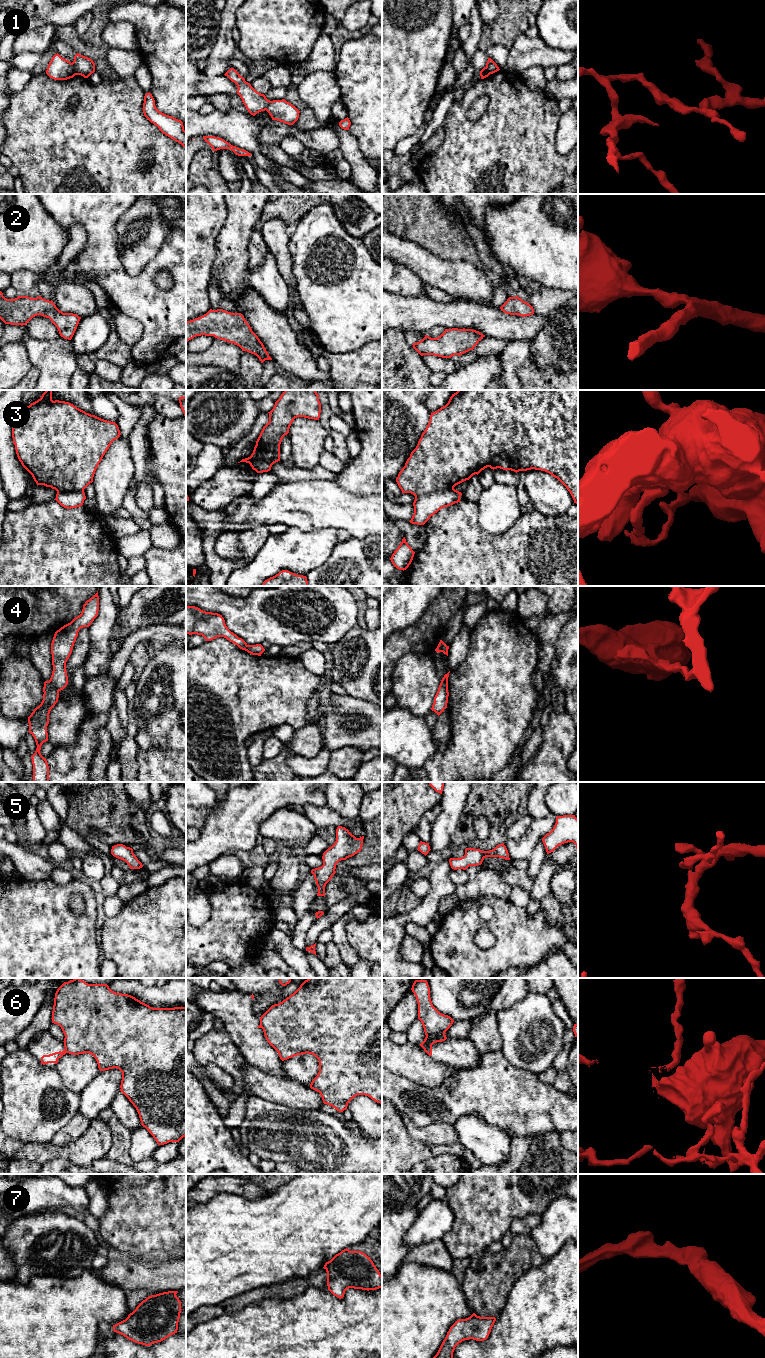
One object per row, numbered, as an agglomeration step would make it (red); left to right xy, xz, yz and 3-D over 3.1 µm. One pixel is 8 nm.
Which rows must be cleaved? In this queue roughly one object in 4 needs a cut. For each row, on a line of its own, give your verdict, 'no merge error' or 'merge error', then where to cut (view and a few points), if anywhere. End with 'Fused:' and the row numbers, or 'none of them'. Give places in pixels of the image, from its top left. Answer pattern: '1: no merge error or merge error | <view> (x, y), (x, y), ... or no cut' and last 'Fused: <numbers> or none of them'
1: merge error | xy (71, 63), (76, 74)
2: no merge error | no cut
3: no merge error | no cut
4: merge error | xy (49, 680), (58, 691)
5: no merge error | no cut
6: merge error | xy (64, 1044), (67, 1052)
7: no merge error | no cut
Fused: 1, 4, 6

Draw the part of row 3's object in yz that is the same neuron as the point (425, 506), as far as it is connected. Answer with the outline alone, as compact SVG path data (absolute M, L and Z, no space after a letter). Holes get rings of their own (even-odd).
M458 390L452 394L445 406L431 413L429 423L416 448L411 452L405 466L396 478L402 493L411 493L415 496L414 514L409 522L424 525L440 509L461 502L462 493L455 490L454 487L469 480L473 475L478 475L487 467L493 470L497 468L511 470L516 473L531 469L545 471L557 478L570 492L574 503L578 504L578 390Z

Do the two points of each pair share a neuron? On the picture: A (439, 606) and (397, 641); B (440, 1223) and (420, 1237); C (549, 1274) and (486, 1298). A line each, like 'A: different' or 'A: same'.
A: same
B: same
C: different

